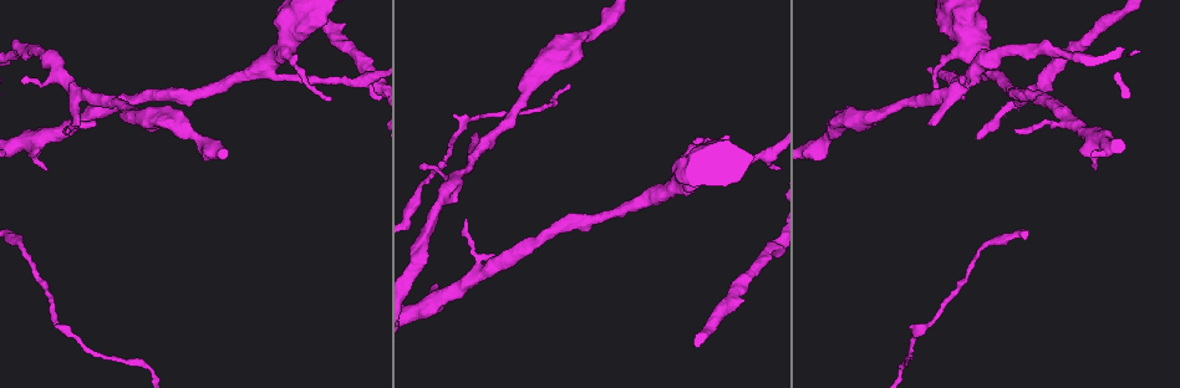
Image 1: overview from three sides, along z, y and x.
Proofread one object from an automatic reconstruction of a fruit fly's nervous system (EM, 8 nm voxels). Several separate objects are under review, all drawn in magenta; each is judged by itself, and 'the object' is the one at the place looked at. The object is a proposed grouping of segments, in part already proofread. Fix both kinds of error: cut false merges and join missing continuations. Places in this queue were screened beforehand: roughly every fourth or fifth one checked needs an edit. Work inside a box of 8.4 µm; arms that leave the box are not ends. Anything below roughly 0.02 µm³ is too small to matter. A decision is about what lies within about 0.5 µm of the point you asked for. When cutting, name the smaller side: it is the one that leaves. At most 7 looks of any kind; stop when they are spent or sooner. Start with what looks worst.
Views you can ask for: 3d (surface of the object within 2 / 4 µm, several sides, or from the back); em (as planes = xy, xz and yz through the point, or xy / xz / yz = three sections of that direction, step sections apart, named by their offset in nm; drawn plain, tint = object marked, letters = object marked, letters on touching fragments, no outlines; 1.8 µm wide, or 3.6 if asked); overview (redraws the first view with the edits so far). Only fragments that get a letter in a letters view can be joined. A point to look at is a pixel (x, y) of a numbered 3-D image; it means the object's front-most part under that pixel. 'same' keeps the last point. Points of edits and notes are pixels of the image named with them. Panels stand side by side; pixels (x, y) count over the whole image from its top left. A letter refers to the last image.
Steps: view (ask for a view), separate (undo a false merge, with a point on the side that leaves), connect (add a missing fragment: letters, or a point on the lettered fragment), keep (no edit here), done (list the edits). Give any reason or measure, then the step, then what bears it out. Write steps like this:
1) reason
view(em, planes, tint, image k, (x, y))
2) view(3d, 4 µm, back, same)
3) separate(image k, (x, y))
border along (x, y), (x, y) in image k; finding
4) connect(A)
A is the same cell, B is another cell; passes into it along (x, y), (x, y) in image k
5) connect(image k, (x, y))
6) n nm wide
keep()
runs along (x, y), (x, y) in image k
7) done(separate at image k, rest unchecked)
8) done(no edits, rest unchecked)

small branch off a trunk
view(em, planes, plain, image 1, (668, 191))

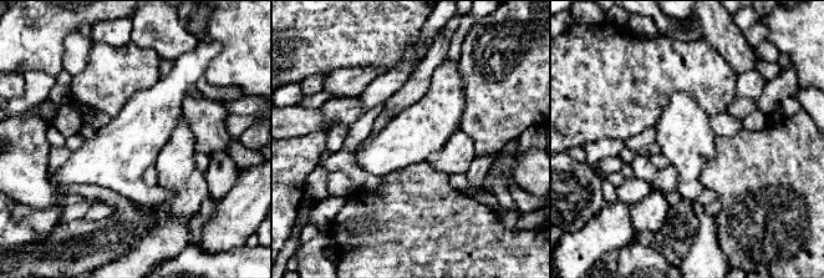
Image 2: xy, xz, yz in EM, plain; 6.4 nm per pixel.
what lies round it
view(em, planes, letters, same)

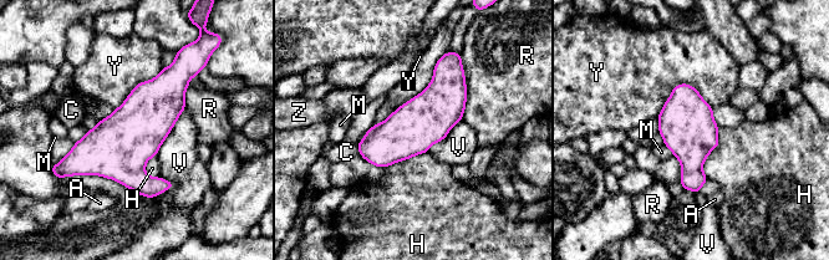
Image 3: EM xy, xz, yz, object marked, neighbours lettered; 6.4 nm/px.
keep()
A, C, H, M, R, V, Y and Z are other cells; continuous, no second cell

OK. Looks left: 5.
an open end
view(3d, 2 µm, image 1, (80, 122))

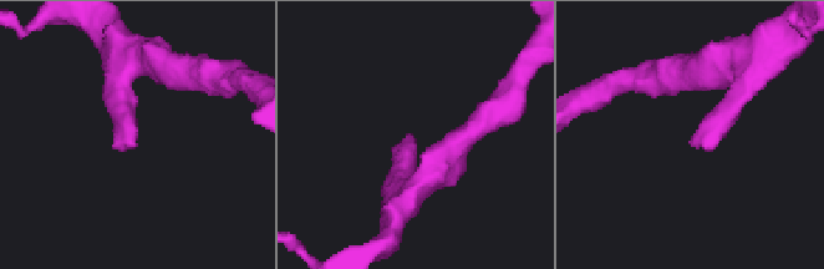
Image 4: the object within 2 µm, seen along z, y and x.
view(em, planes, letters, image 4, (414, 140))

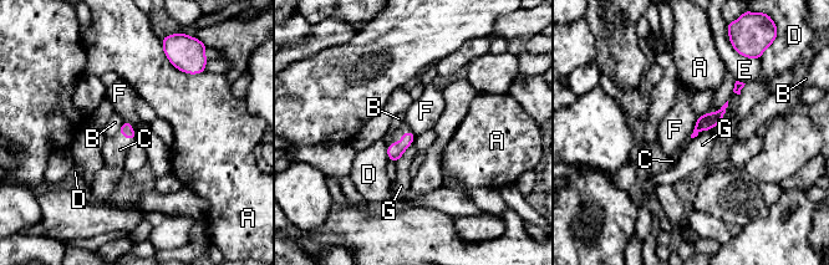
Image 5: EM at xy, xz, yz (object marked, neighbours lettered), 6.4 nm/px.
connect(C)
C is the same cell, A, B, D, E, F and G are other cells; passes into it along (395, 151), (400, 139), (396, 136) in image 5; it goes on there

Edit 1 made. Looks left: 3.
see it whole again
view(overview)

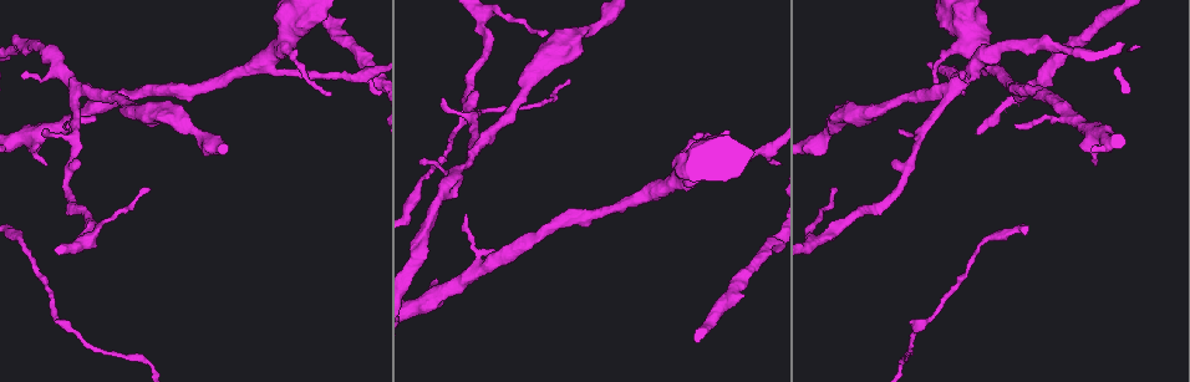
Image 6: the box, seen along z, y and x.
free end
view(em, planes, letters, image 6, (66, 125))

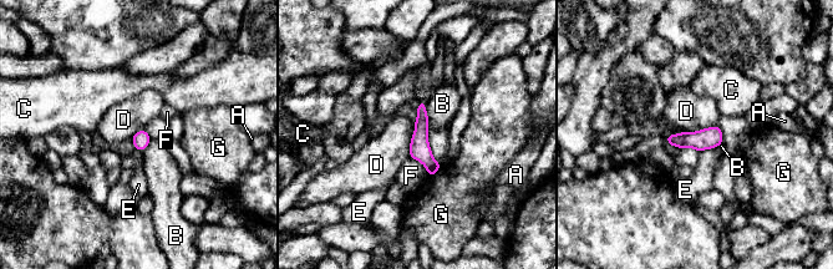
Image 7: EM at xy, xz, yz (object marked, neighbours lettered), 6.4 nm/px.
keep()
A, B, C, D, E, F and G are other cells; runs along (421, 105), (421, 152), (431, 172) in image 7; none of them fits

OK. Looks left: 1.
done(connect at image 5, rest unchecked)

